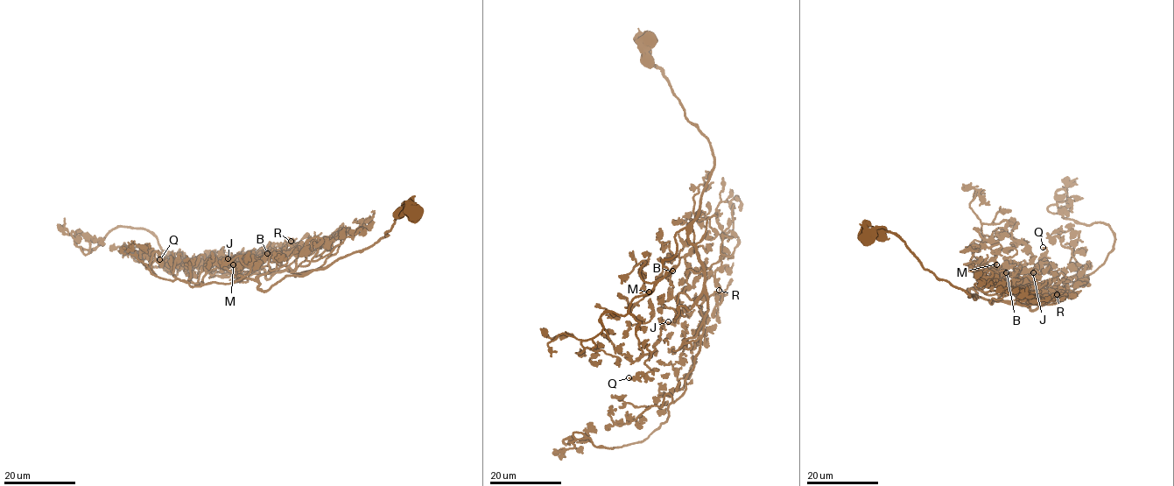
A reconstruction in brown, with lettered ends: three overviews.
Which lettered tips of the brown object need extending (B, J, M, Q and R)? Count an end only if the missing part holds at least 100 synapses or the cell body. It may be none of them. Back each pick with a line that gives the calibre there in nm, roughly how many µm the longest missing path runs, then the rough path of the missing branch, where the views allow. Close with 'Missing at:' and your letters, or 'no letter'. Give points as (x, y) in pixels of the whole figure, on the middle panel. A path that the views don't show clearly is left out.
Missing at: no letter

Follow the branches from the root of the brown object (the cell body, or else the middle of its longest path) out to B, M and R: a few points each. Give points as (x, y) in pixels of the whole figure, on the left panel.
B: (413, 214), (402, 202), (374, 244), (263, 292), (256, 278), (270, 268), (256, 260), (267, 253)
M: (413, 214), (402, 202), (374, 244), (263, 292), (249, 278), (234, 282), (242, 277), (233, 264)
R: (413, 214), (406, 212), (402, 202), (387, 235), (298, 276), (288, 266), (310, 250), (293, 250), (291, 241)

